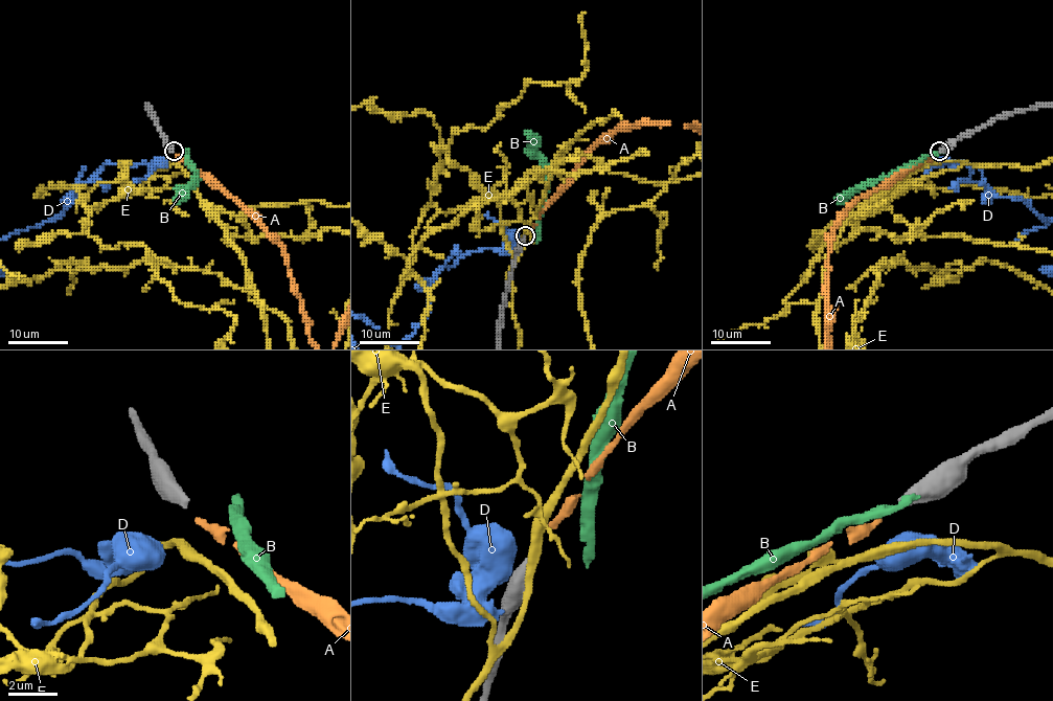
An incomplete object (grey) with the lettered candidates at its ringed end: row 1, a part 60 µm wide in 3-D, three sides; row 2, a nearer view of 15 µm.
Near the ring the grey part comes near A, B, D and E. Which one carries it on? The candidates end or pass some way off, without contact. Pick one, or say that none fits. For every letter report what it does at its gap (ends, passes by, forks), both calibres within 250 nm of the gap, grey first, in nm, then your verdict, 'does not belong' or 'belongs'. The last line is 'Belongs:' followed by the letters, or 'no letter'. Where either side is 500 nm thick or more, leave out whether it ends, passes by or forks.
A: it ends; calibres 400 and 240 nm; belongs
B: it passes by; calibres 400 and 320 nm; does not belong
D: calibres 400 and 700 nm; does not belong
E: it passes by; calibres 400 and 400 nm; does not belong
Belongs: A

